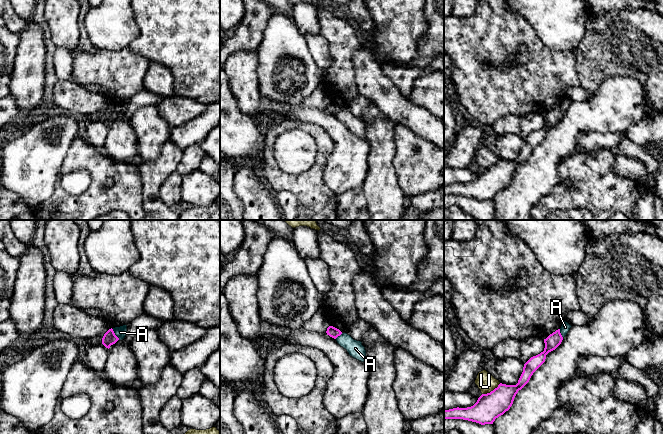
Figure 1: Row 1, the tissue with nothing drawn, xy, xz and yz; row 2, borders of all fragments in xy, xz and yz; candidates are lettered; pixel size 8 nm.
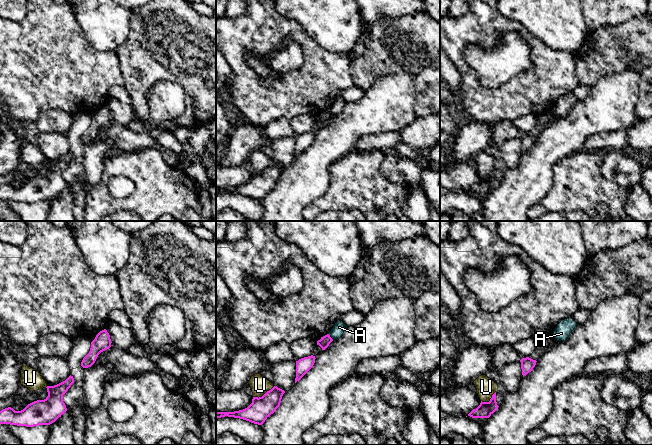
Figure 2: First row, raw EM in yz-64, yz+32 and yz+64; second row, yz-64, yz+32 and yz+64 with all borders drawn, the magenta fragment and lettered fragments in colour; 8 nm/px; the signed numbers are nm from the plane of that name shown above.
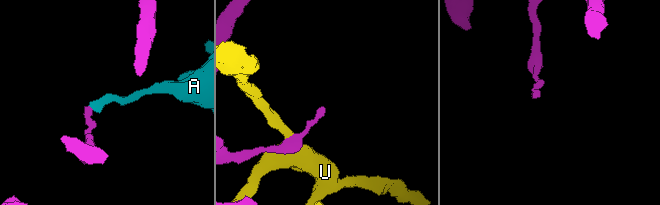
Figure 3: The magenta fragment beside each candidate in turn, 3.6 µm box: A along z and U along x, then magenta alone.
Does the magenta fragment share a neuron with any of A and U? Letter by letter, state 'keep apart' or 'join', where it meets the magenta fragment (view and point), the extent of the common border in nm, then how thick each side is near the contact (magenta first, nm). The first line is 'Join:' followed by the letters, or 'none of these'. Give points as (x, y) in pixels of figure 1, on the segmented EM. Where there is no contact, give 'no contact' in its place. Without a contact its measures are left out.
Join: none of these
A: keep apart | xy (114, 334) | 120 nm | 110/90 nm
U: keep apart | yz (491, 391) | 180 nm | 220/150 nm

